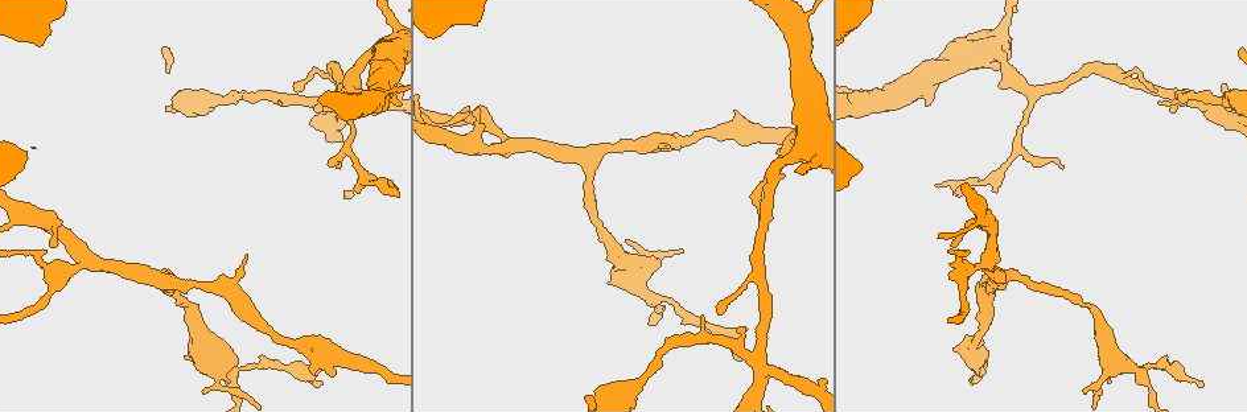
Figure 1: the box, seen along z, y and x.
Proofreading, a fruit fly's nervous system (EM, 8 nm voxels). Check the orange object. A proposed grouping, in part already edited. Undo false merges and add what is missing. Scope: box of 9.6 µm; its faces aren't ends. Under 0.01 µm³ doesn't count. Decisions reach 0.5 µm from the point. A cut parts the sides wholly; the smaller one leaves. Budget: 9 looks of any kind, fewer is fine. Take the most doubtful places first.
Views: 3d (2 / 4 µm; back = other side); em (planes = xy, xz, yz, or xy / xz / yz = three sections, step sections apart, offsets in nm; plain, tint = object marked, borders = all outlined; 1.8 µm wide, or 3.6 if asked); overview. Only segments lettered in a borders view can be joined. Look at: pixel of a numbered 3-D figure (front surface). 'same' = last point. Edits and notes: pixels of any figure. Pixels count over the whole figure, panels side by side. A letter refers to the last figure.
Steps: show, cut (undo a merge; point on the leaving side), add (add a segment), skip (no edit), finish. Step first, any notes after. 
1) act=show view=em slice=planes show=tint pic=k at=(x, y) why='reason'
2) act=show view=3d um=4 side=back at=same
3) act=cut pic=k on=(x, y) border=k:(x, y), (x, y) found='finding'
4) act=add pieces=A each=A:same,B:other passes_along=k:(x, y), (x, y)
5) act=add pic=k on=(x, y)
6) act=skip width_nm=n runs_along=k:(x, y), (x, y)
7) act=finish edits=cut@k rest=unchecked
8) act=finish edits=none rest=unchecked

act=show view=3d um=4 pic=1 at=(1199, 105) why='four or more arms meet'

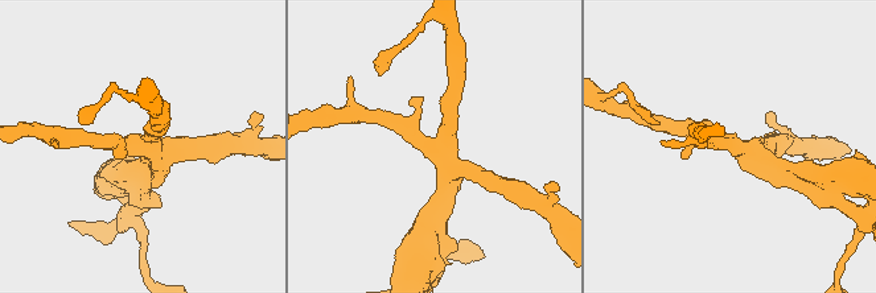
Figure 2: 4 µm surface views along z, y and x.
act=show view=em slice=planes show=borders pic=2 at=(724, 138) why='shape alone is not enough'

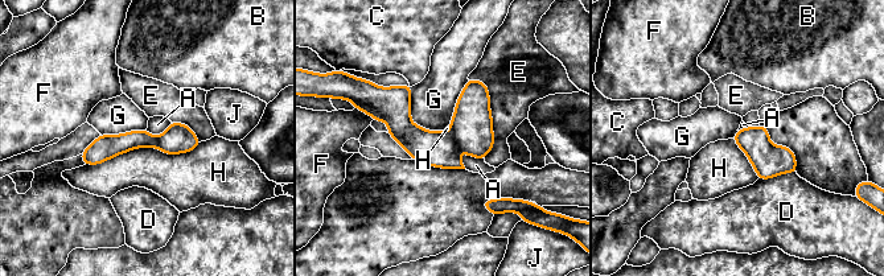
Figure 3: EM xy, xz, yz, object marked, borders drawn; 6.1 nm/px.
act=cut pic=3 on=(434, 148) width_nm=160 each=A:other,B:other,C:other,D:other,E:other,F:other,G:other,H:other,J:other part_leaving=3:(369, 110), (459, 165) found='two neurons meet here'

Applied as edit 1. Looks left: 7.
act=show view=overview why='redraw'

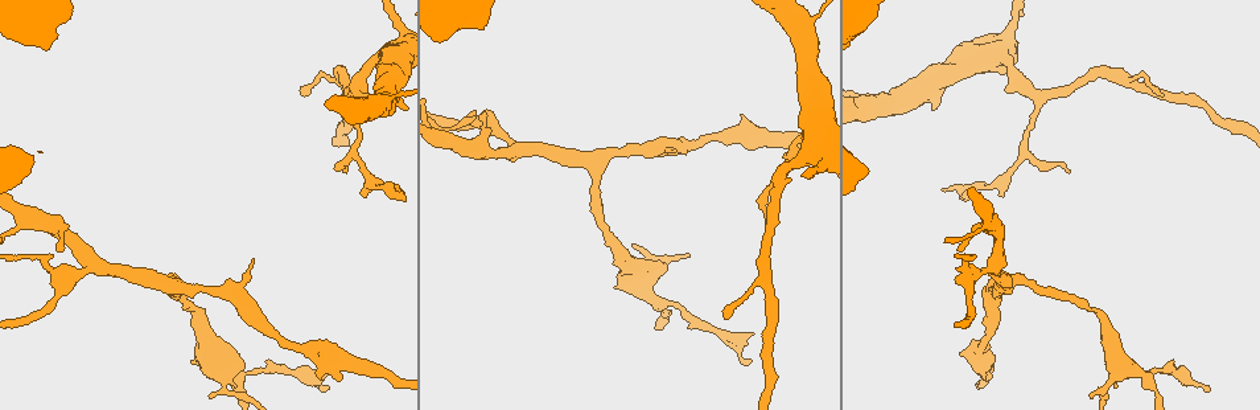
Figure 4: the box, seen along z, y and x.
act=show view=3d um=4 pic=4 at=(1208, 385) why='tapers out'

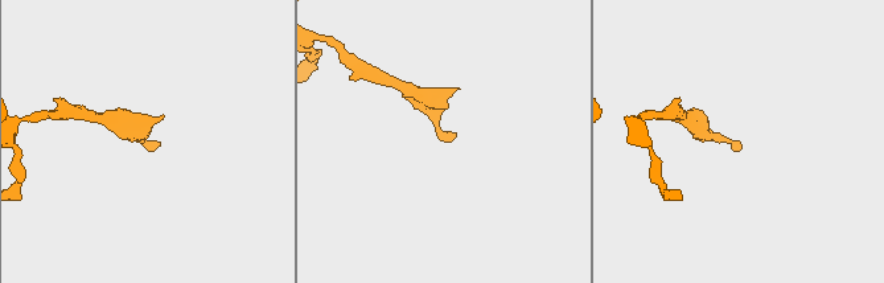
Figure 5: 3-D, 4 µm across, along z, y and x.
act=show view=em slice=planes show=borders pic=5 at=(455, 133)

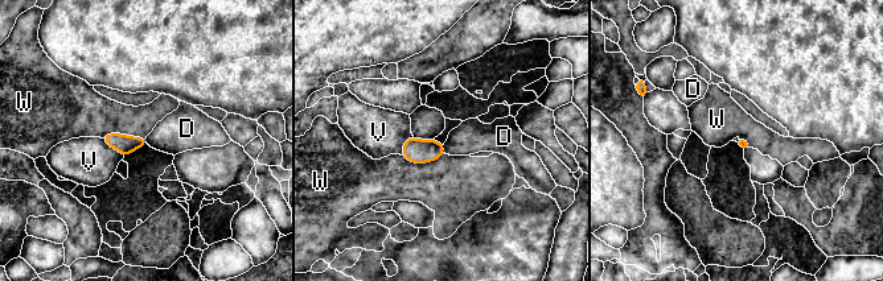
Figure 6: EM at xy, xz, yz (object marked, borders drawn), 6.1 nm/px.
act=skip each=D:other,V:other,W:other border=6:(443, 144), (446, 153) found='no lettered segment goes on from it'

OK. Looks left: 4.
act=show view=3d um=4 pic=4 at=(399, 188)

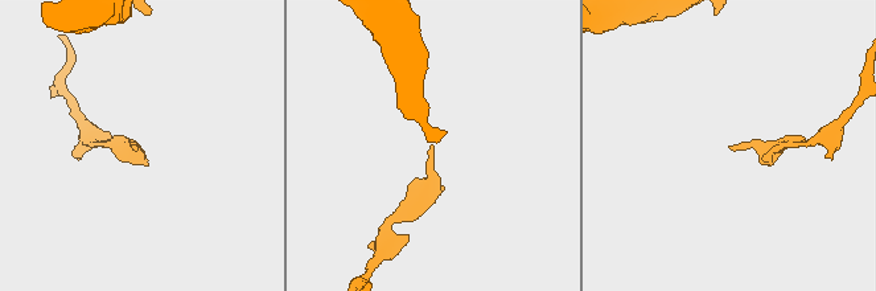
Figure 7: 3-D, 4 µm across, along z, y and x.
act=show view=em slice=planes show=borders pic=7 at=(432, 152) why='now the EM'

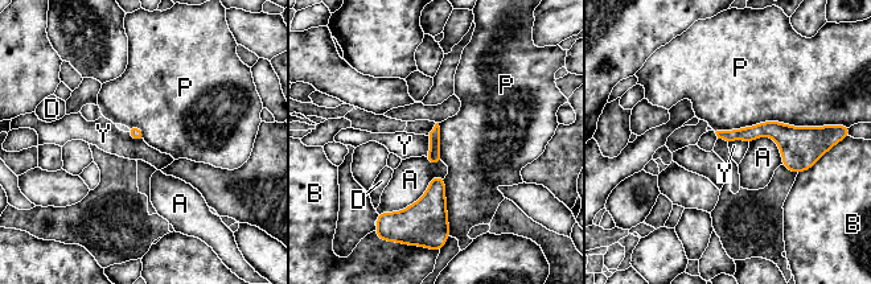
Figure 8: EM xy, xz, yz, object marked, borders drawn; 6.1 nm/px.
act=skip each=A:other,B:other,D:other,P:other,Y:other border=8:(748, 142), (731, 140), (728, 143) found='no lettered segment goes on from it'

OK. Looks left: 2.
act=finish edits=cut@3 rest=unchecked

